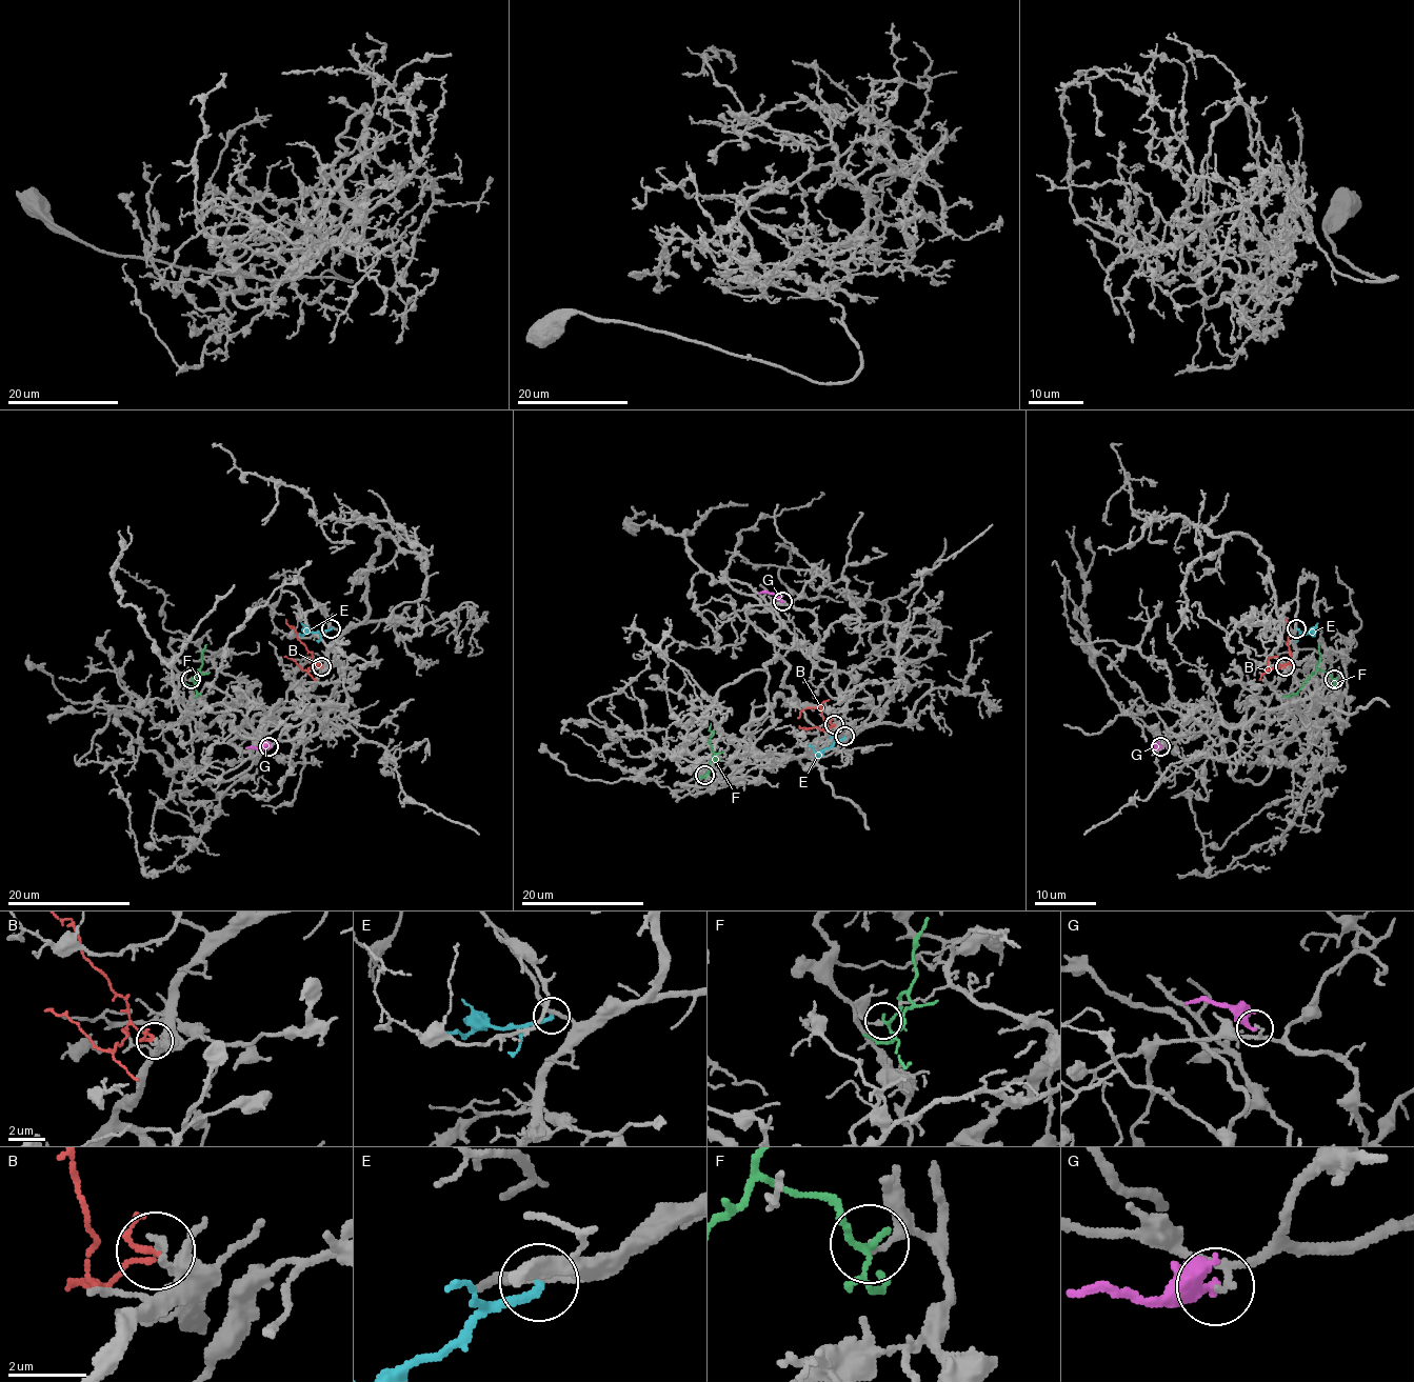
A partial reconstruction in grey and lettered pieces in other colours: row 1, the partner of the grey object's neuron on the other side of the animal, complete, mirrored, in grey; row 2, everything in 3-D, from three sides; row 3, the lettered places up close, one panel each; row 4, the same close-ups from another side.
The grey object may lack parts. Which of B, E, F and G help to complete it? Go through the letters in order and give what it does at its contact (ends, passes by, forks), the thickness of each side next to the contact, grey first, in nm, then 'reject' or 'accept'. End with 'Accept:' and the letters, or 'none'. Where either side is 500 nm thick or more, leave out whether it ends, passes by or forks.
B: it passes by | 150/140 nm | reject
E: it ends | 200/240 nm | reject
F: it forks | 160/130 nm | reject
G: it ends | 90/360 nm | reject
Accept: none

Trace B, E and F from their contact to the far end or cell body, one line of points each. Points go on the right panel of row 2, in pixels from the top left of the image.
B: (1285, 667), (1290, 662), (1267, 671), (1268, 659), (1277, 656)
E: (1296, 628), (1313, 632), (1305, 635)
F: (1334, 679), (1317, 668), (1296, 694), (1283, 696)

